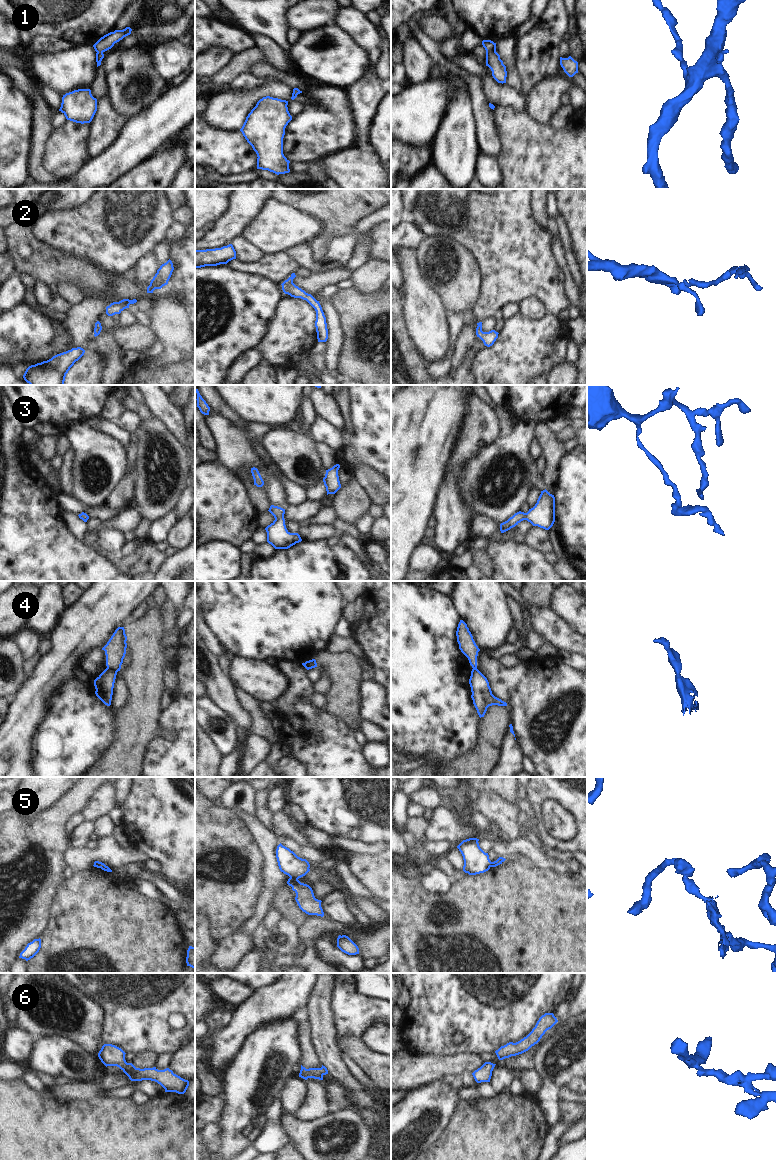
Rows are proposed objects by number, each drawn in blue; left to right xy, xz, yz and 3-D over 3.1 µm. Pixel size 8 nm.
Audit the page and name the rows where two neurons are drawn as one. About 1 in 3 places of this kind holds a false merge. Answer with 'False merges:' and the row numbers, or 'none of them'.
False merges: 4, 5.

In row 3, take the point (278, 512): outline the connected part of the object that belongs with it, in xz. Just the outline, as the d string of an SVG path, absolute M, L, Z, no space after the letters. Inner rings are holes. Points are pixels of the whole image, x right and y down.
M271 505L268 510L275 520L268 525L265 530L267 532L267 542L275 549L288 549L302 541L298 533L290 533L285 525L285 509Z

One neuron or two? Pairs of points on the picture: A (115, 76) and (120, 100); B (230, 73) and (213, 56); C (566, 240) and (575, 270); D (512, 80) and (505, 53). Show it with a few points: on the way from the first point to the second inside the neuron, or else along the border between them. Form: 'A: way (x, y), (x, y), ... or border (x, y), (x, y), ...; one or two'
A: way (120, 82), (120, 94); one
B: border (235, 54), (205, 81); two
C: way (568, 247), (573, 263); one
D: way (512, 73), (508, 60); one

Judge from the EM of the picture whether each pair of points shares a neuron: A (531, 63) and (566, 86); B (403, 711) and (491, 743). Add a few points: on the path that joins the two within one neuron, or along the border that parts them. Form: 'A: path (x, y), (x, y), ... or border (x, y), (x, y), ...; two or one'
A: border (556, 74), (541, 79), (532, 89); two
B: border (480, 718), (478, 744); two

